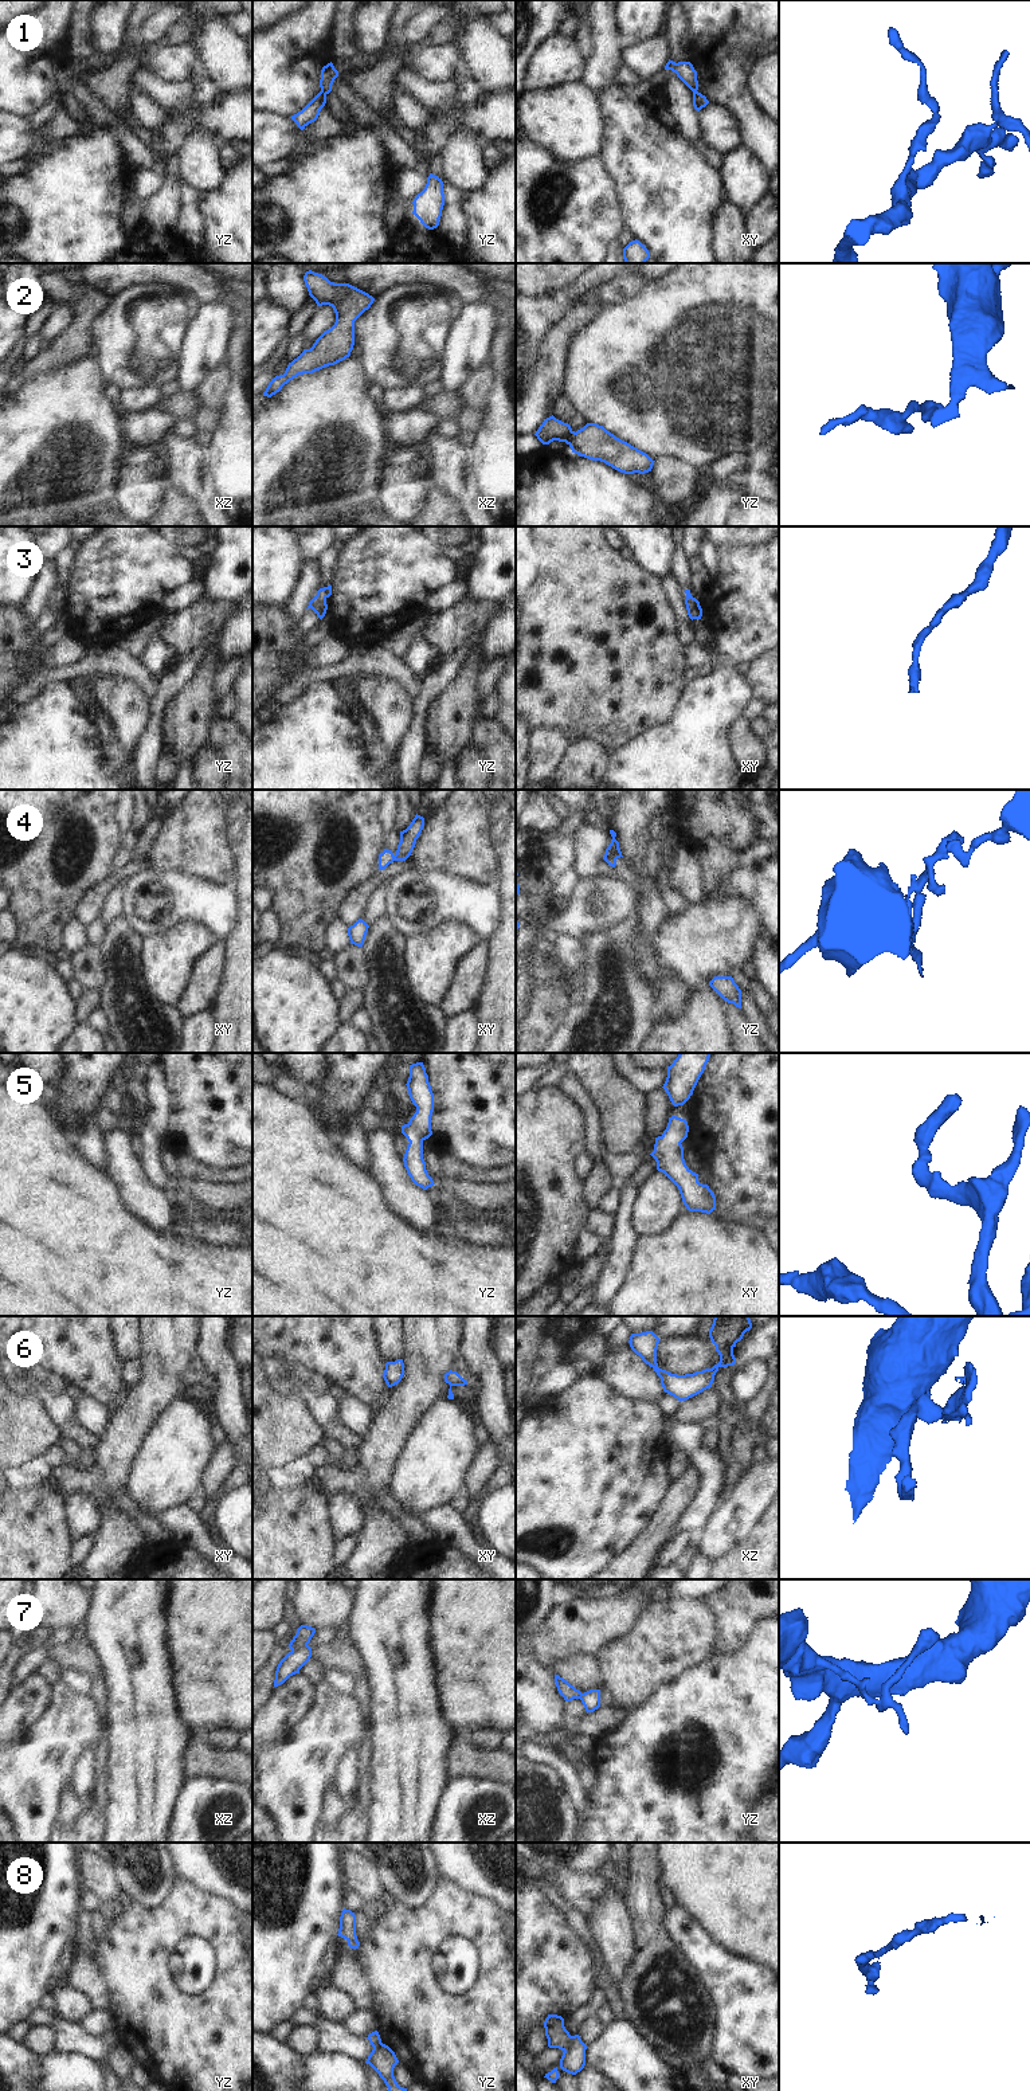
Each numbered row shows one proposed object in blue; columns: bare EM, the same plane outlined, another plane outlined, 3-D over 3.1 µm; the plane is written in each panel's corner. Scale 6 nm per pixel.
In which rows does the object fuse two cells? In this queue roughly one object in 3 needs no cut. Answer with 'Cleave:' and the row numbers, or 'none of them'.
Cleave: 1, 4, 6, 7, 8

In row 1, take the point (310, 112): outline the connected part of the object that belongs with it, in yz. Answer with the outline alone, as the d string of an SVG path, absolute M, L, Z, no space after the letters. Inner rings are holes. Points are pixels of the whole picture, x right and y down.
M318 93L301 111L291 115L290 118L297 124L297 126L303 130L309 124L314 122L321 109L326 103L326 94Z

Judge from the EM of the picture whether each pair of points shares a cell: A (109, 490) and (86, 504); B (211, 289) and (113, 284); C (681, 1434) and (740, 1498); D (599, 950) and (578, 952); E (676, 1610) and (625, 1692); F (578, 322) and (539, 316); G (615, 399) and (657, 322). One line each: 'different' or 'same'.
A: same
B: same
C: different
D: different
E: same
F: different
G: same

